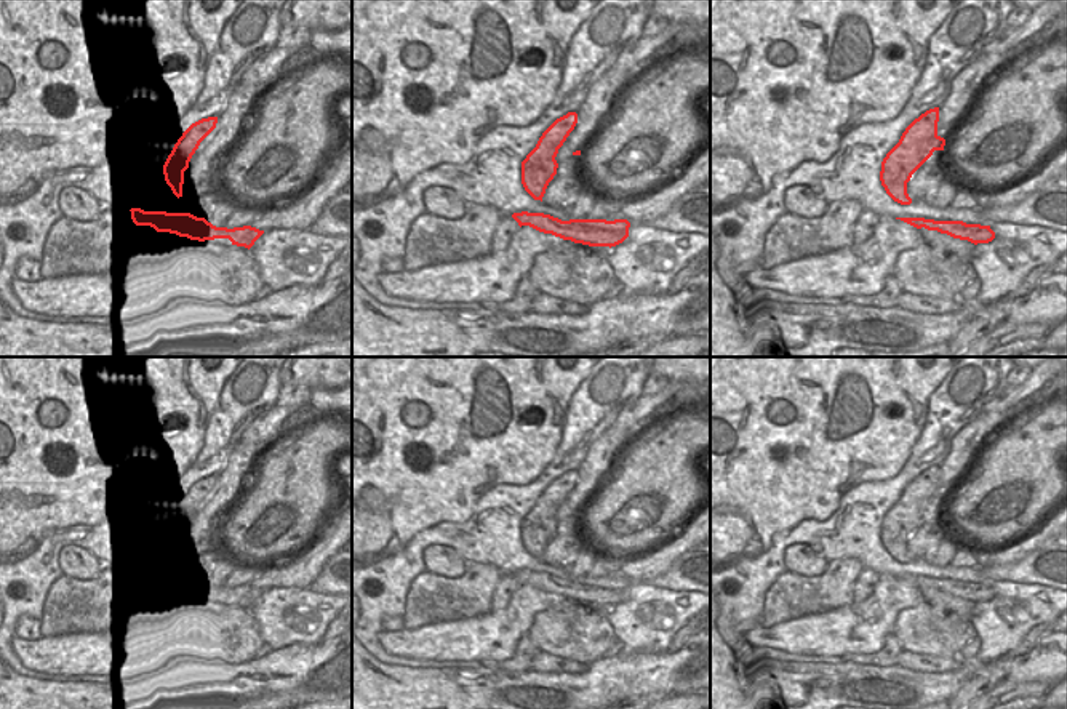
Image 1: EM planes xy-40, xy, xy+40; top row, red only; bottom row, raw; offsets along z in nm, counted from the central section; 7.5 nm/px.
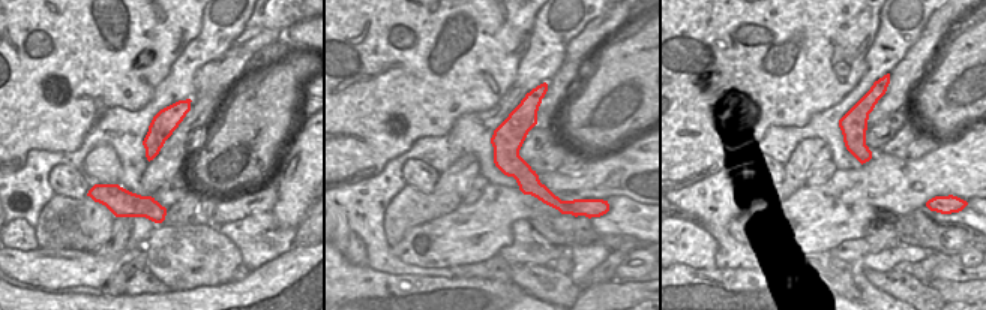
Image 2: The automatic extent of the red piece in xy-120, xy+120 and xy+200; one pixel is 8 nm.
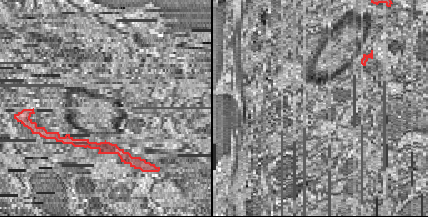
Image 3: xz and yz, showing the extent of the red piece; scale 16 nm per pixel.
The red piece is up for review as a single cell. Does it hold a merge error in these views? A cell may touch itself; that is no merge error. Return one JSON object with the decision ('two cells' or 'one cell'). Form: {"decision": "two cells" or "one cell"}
{"decision": "one cell"}

